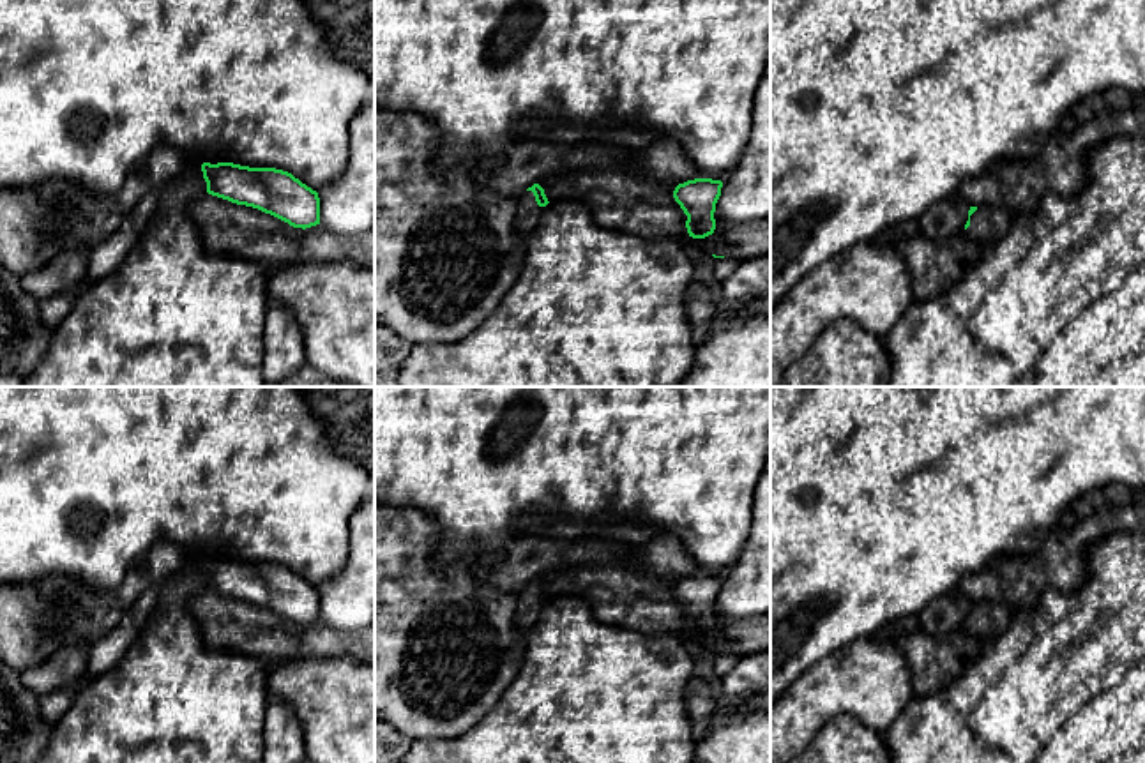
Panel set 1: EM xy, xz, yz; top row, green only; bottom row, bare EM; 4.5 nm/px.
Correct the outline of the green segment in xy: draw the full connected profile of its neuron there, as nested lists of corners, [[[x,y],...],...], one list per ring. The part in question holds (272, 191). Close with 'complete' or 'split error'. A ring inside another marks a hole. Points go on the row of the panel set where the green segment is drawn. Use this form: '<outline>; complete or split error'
[[[203,162],[207,193],[270,214],[293,228],[320,224],[318,193],[292,173],[233,162]]]; complete

